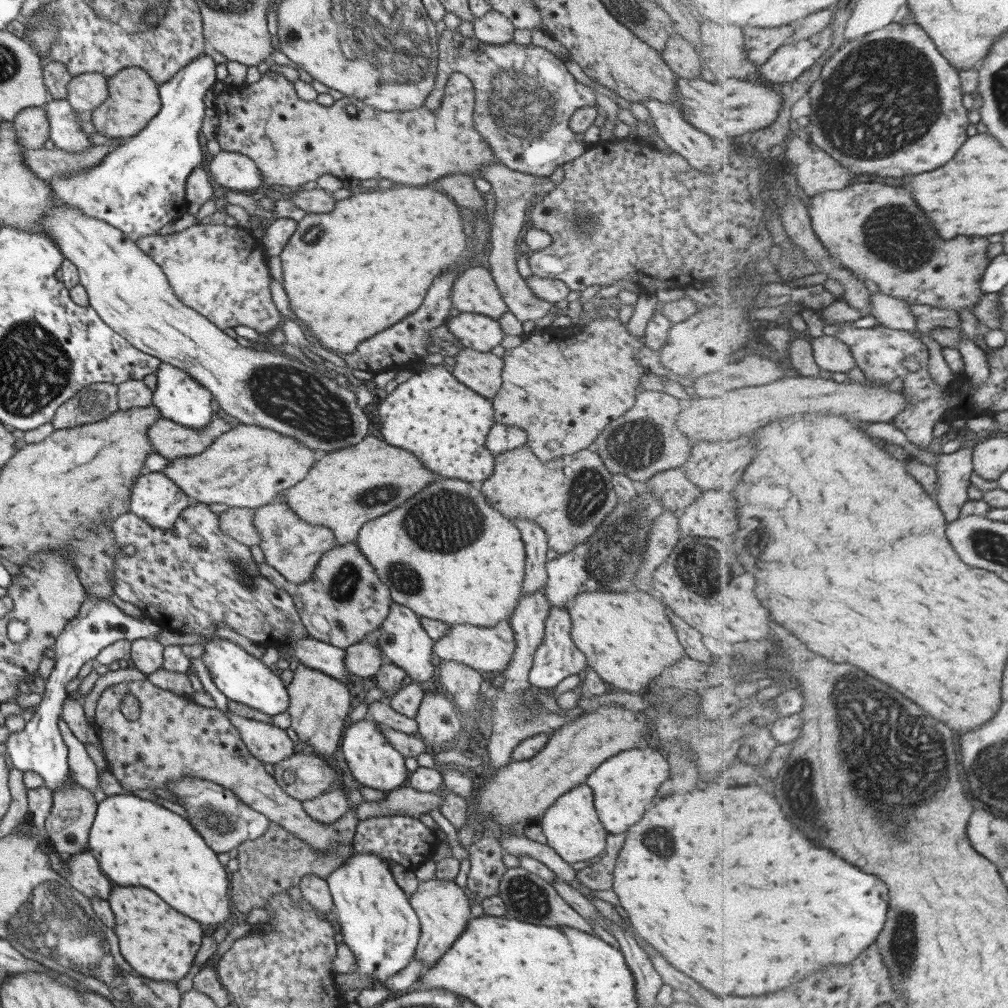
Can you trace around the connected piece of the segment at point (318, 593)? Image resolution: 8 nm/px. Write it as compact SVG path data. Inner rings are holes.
M355 542L325 551L309 580L297 585L291 599L308 637L343 650L360 643L367 633L377 630L392 603L387 586L379 581L375 569Z

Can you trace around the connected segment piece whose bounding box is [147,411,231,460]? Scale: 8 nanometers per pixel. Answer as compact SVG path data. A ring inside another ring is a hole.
M214 411L209 424L201 430L191 430L166 418L157 417L147 427L147 440L154 453L171 460L207 450L209 443L227 429L231 429L231 426Z

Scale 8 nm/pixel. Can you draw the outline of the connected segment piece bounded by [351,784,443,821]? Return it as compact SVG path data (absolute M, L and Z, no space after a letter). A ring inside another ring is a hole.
M406 784L389 791L379 801L361 802L351 805L355 808L355 816L358 820L365 820L371 816L410 816L417 818L419 814L427 814L430 810L439 808L442 790L422 793Z

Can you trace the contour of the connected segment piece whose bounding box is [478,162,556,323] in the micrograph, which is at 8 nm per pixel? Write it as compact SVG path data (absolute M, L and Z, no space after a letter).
M500 163L482 164L478 169L478 176L489 182L490 192L495 196L495 207L490 215L490 243L491 251L488 256L489 272L498 288L499 294L507 307L507 310L519 320L536 321L544 317L552 308L552 304L537 298L524 279L521 278L515 266L517 256L517 240L526 227L522 212L527 208L527 204L537 194L547 194L555 188L555 184L548 177L533 177L525 175L515 170L503 167Z

